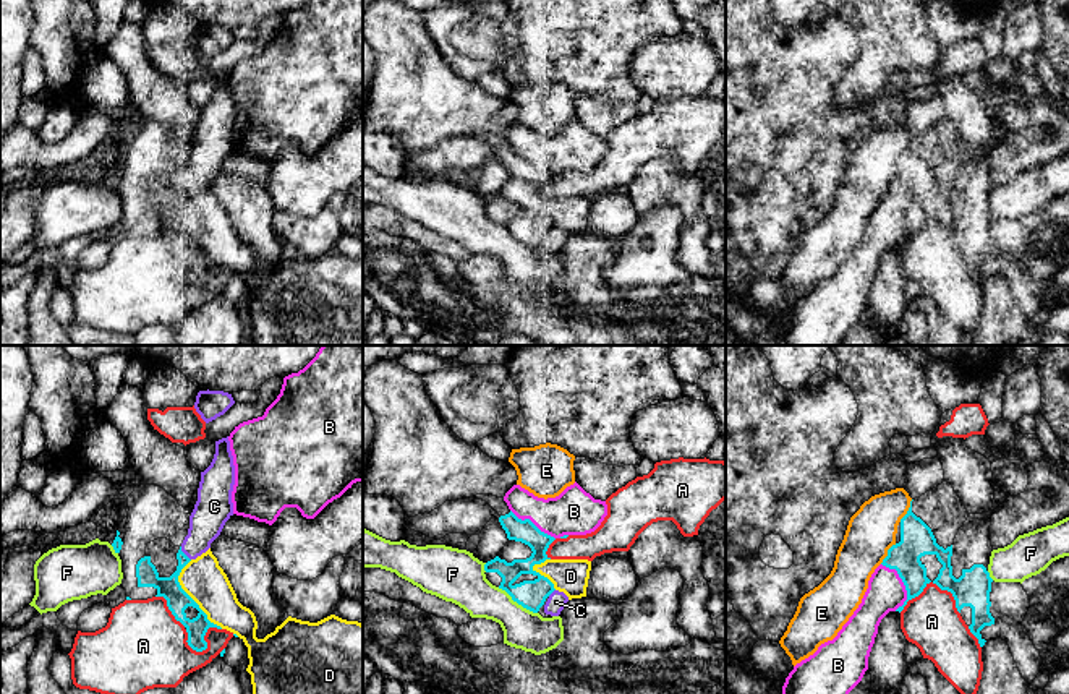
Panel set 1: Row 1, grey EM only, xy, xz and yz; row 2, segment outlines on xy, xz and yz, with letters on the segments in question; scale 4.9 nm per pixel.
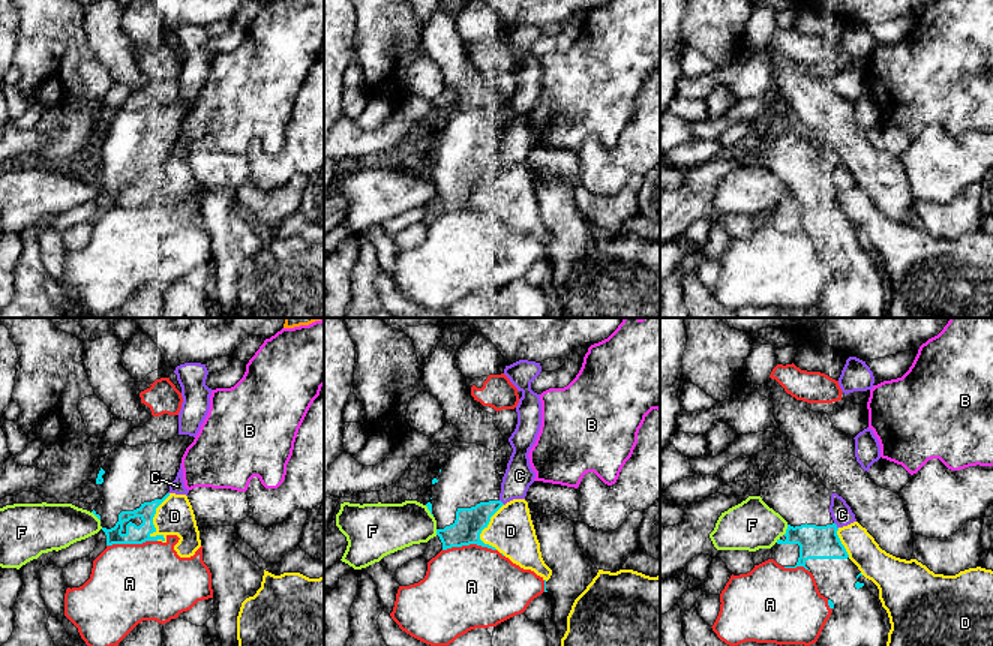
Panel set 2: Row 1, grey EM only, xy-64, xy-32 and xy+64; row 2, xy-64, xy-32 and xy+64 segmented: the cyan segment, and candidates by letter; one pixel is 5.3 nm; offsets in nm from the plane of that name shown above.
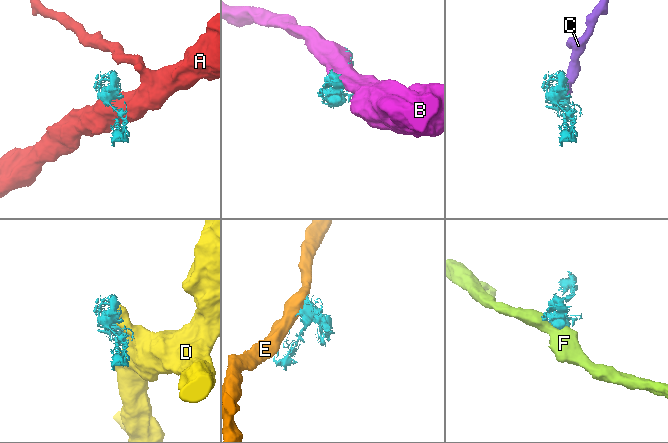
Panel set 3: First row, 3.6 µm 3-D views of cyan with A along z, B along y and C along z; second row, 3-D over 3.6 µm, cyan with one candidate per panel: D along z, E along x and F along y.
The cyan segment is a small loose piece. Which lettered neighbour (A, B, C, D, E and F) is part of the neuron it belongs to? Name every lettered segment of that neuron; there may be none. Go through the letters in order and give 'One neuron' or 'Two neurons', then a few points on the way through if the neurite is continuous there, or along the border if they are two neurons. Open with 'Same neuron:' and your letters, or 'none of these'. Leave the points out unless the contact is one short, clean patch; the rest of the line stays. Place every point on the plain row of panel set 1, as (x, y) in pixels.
Same neuron: none of these
A: Two neurons
B: Two neurons
C: Two neurons
D: Two neurons
E: Two neurons
F: Two neurons. Boundary: xz (498, 224), (536, 250)

